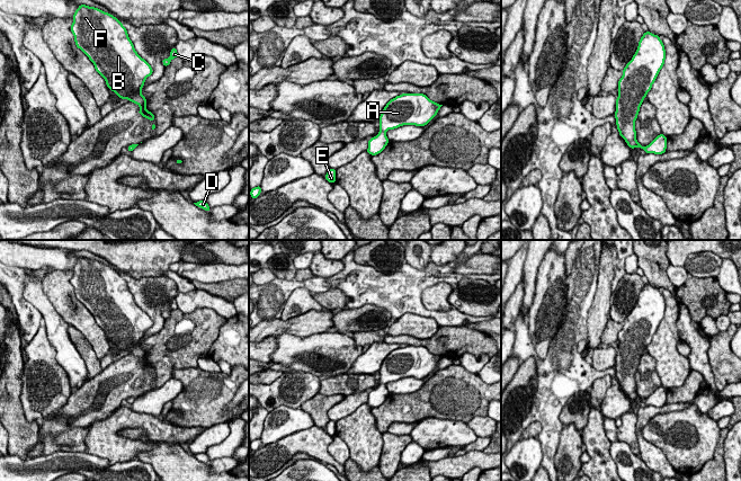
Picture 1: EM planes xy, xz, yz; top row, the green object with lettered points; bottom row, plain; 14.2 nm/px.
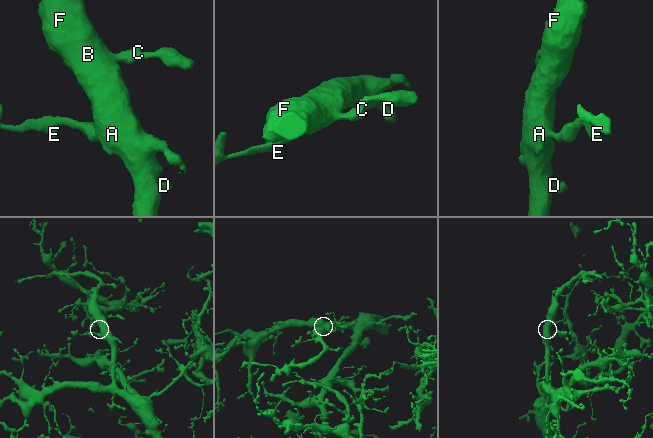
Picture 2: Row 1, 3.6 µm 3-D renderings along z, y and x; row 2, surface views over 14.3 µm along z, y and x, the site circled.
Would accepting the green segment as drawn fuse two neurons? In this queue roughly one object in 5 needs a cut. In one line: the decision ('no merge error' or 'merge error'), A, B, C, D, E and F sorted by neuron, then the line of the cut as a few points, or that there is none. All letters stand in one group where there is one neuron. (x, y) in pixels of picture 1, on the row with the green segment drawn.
no merge error; groups A B C D E F; cut none

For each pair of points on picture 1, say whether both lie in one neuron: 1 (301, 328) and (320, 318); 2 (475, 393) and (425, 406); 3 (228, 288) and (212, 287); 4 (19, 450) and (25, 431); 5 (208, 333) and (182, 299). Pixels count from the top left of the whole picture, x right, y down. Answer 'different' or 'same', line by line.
1: same
2: same
3: same
4: same
5: different

